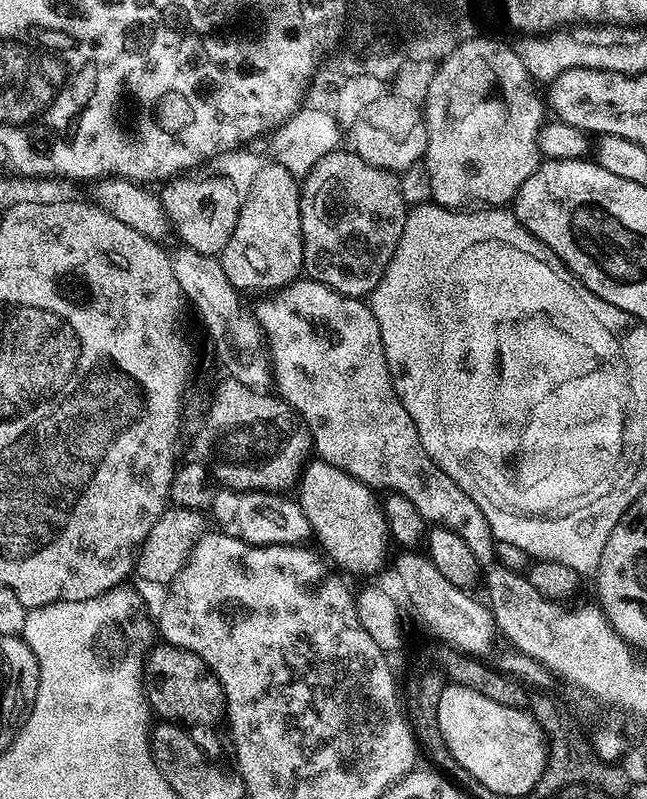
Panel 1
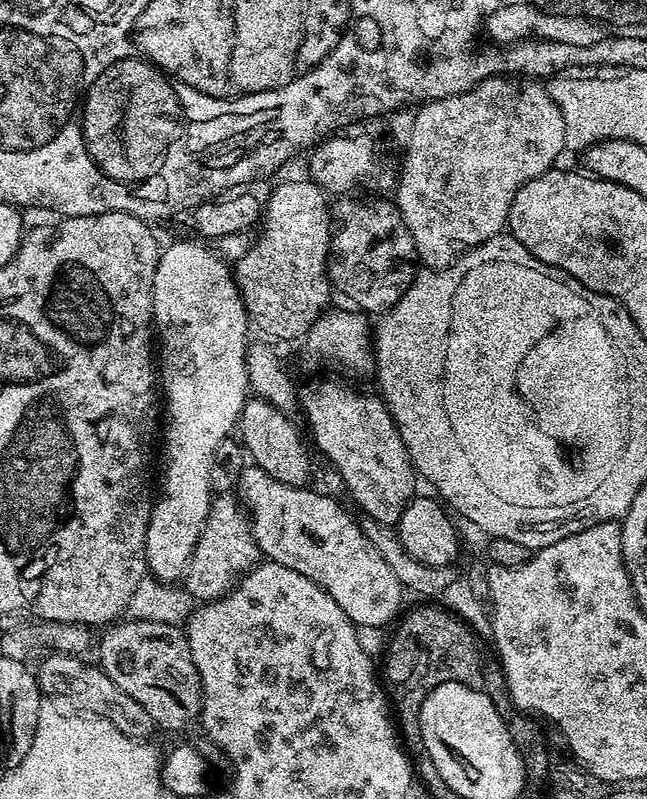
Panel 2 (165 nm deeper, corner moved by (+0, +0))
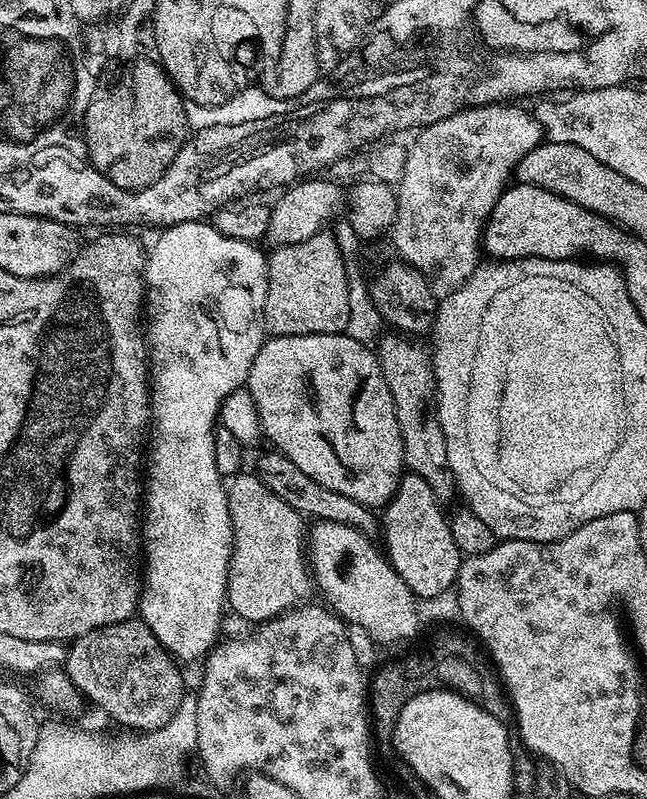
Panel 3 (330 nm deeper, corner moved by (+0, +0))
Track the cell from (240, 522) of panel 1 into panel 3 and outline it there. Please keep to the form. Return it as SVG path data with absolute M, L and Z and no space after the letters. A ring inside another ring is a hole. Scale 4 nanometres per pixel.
M322 520L314 526L306 536L306 555L315 587L328 599L327 607L349 625L357 624L376 644L400 644L403 640L414 639L416 631L422 628L422 621L417 611L413 611L412 600L409 600L411 591L385 555L371 544L372 540L358 529L342 523Z

